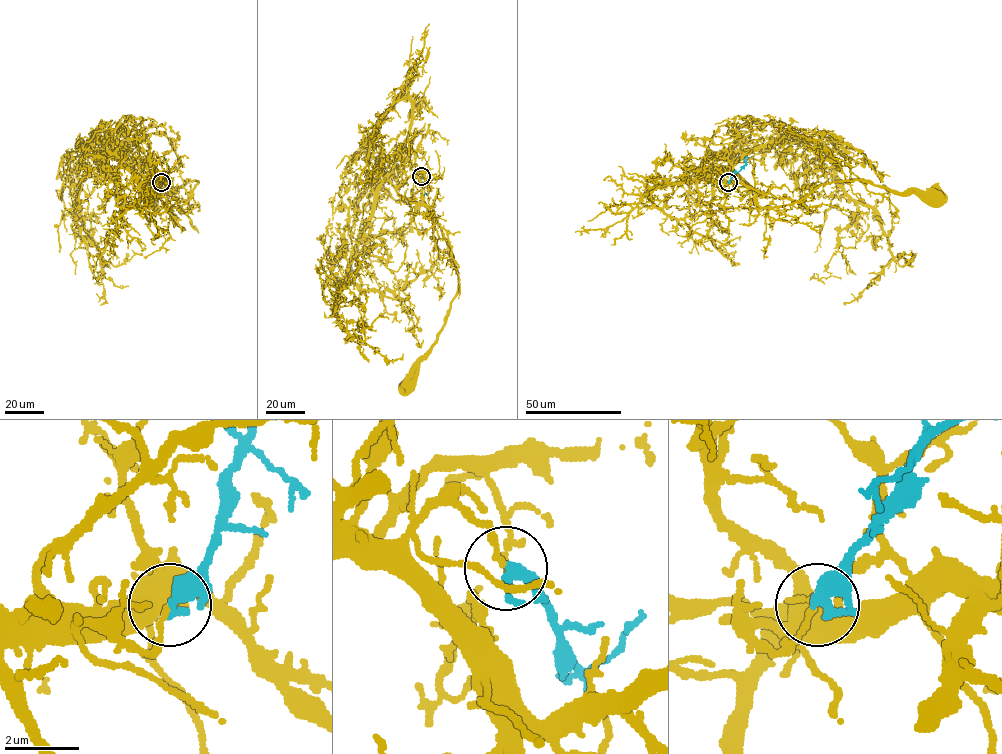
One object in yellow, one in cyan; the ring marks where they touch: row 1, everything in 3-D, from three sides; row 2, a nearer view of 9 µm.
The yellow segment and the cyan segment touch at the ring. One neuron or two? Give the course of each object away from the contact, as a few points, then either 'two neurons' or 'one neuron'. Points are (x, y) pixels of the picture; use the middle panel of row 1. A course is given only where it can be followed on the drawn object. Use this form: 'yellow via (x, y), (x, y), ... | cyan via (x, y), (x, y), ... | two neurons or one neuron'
yellow via (421, 176), (417, 175), (422, 190), (418, 204), (436, 219), (458, 271), (458, 287), (443, 329), (405, 384) | cyan via (421, 176), (428, 191), (423, 196) | two neurons

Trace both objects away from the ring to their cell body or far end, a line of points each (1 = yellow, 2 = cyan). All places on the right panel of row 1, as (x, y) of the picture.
1: (728, 182), (748, 185), (760, 207), (789, 205), (823, 184), (855, 180), (936, 197)
2: (728, 182), (743, 167), (747, 156)

